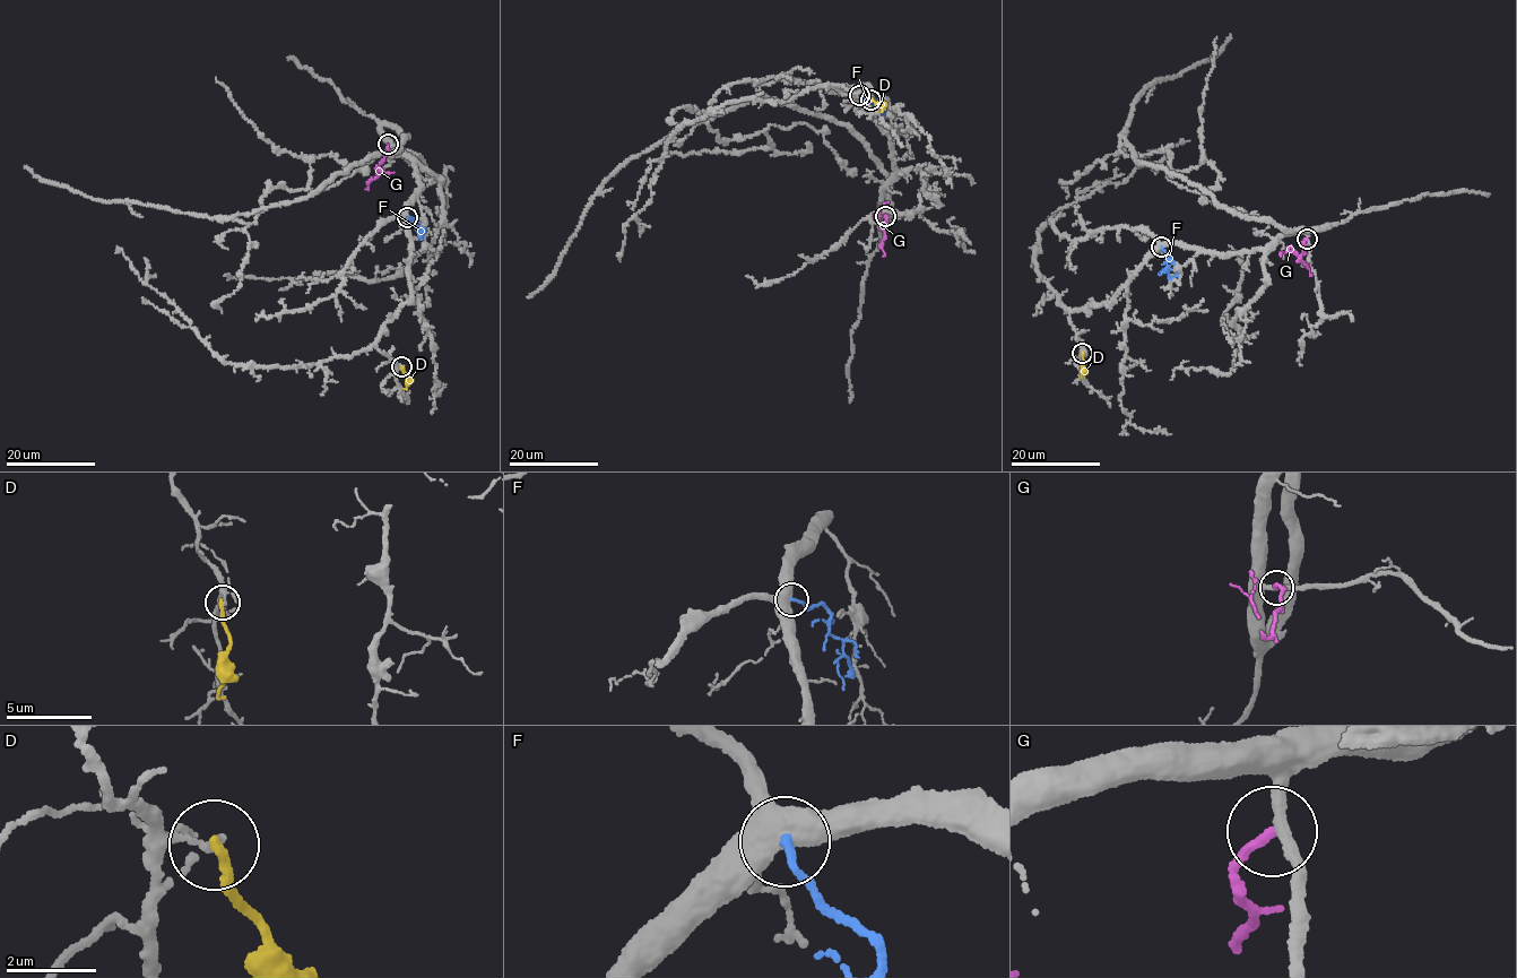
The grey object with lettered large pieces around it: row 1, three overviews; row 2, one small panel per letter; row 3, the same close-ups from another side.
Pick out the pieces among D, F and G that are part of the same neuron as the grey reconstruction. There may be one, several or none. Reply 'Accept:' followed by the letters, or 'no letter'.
Accept: G

